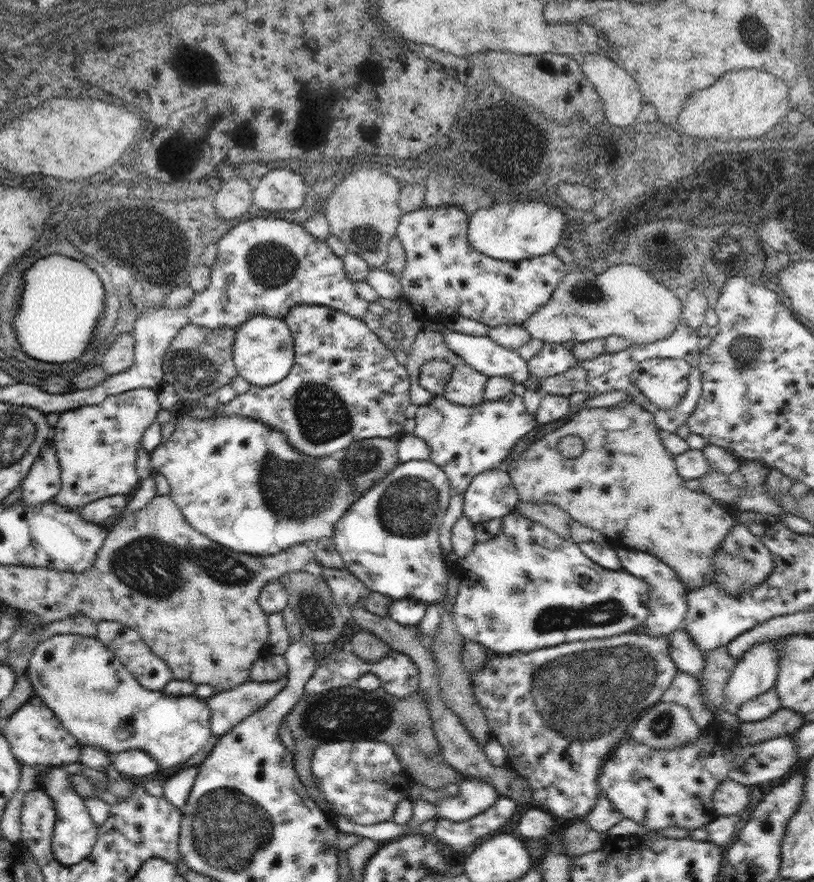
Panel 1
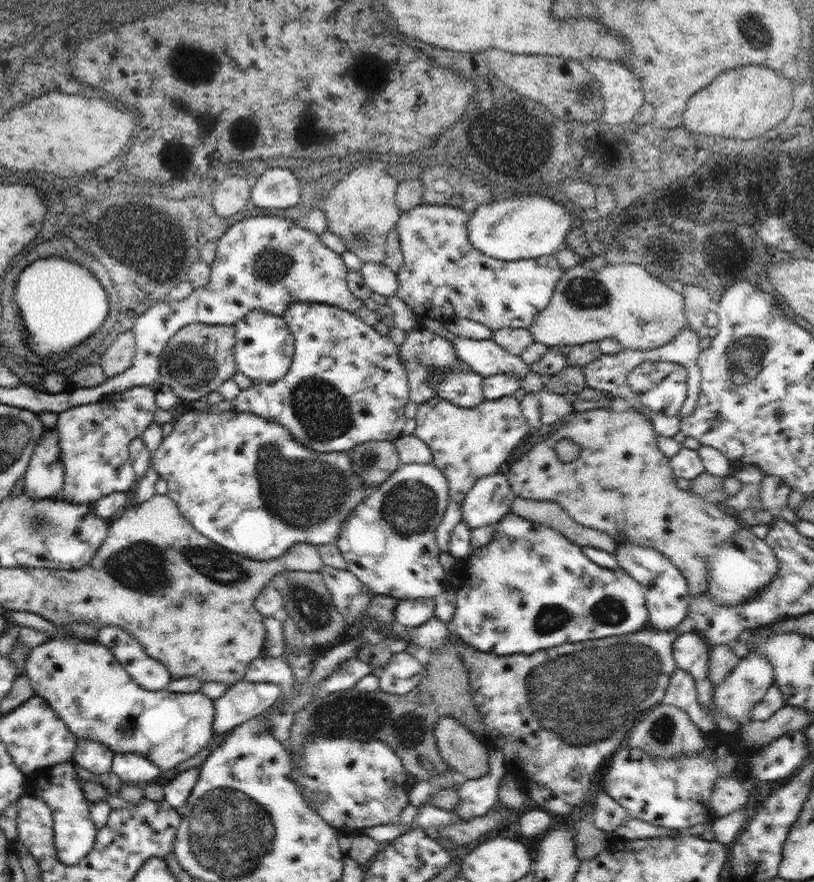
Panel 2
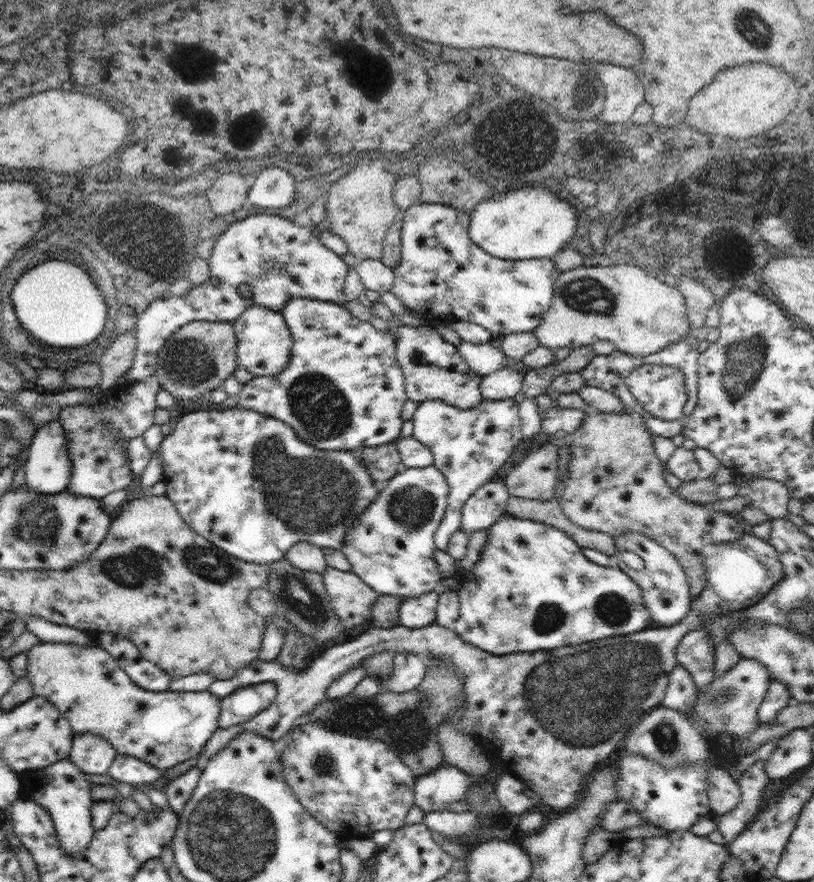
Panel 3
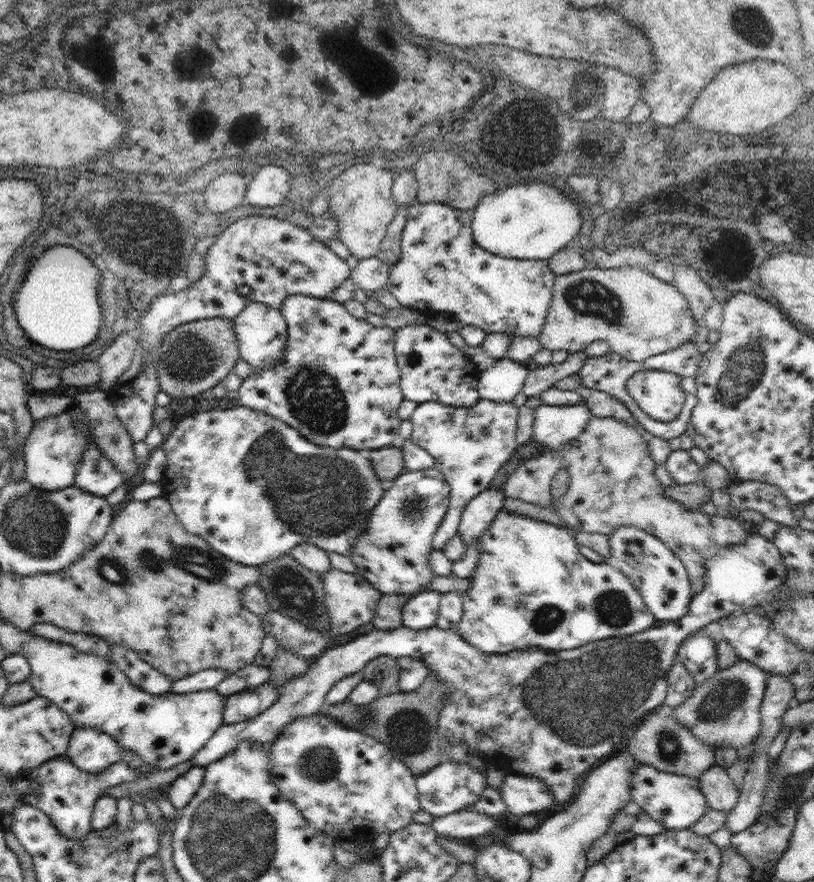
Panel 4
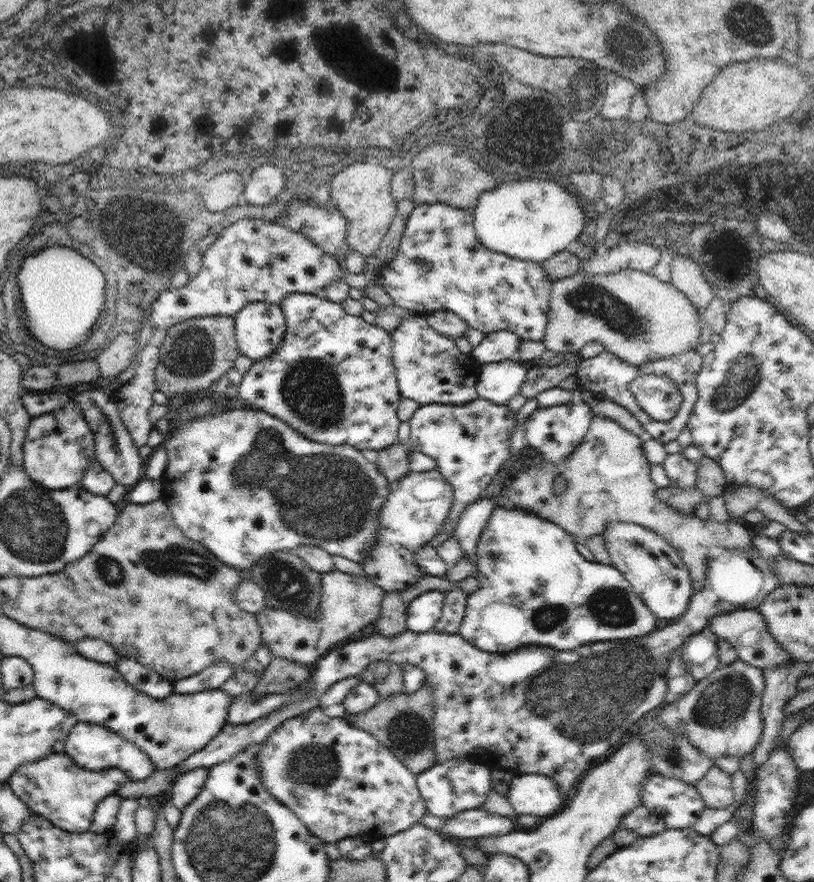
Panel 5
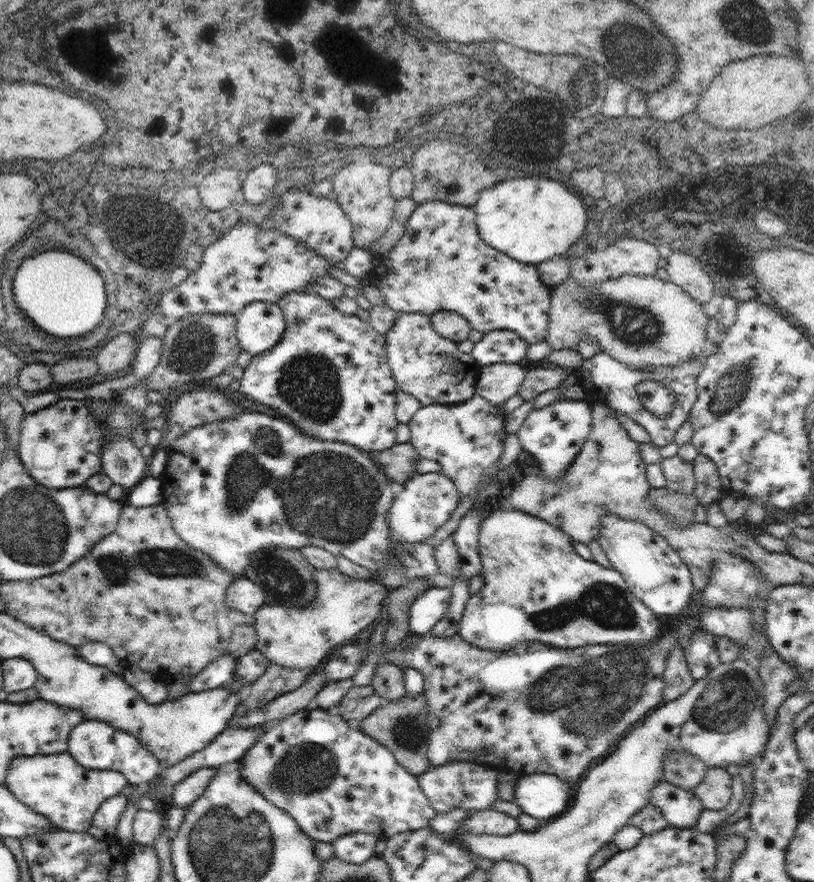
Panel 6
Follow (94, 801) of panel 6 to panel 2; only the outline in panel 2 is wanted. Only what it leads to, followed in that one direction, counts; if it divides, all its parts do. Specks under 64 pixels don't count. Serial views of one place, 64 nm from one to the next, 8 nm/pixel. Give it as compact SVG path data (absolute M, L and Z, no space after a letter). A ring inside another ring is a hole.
M116 753L113 758L111 772L120 777L122 783L136 784L154 780L160 776L161 770L148 757L142 754ZM73 762L52 765L33 774L26 774L26 789L42 797L53 815L53 836L57 856L65 865L75 865L86 856L96 840L98 829L91 820L89 801L82 792L82 779L78 777Z

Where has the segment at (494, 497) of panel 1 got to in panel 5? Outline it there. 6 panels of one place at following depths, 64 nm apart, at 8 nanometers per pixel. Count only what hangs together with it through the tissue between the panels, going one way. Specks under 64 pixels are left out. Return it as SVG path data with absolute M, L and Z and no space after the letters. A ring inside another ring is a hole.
M488 496L479 499L472 504L469 504L460 515L458 520L458 524L456 524L454 528L454 537L460 541L462 545L462 549L464 549L464 556L470 557L475 562L477 560L477 544L478 540L480 540L481 532L484 526L488 524L488 518L490 514L492 514L492 510L496 508L496 502L492 498L488 498Z

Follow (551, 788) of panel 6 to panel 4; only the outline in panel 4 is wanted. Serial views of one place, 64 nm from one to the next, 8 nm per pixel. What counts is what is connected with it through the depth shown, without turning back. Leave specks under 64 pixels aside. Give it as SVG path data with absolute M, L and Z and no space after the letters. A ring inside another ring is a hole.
M508 774L499 793L506 805L506 815L510 817L548 811L556 804L552 790L531 775Z

